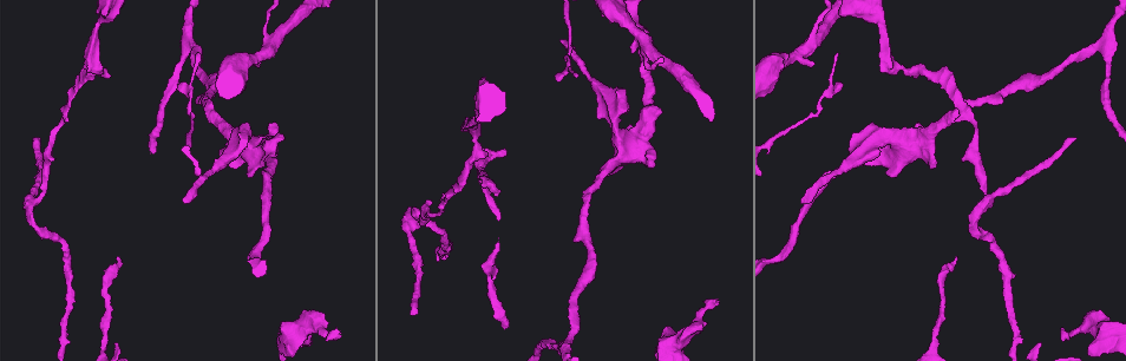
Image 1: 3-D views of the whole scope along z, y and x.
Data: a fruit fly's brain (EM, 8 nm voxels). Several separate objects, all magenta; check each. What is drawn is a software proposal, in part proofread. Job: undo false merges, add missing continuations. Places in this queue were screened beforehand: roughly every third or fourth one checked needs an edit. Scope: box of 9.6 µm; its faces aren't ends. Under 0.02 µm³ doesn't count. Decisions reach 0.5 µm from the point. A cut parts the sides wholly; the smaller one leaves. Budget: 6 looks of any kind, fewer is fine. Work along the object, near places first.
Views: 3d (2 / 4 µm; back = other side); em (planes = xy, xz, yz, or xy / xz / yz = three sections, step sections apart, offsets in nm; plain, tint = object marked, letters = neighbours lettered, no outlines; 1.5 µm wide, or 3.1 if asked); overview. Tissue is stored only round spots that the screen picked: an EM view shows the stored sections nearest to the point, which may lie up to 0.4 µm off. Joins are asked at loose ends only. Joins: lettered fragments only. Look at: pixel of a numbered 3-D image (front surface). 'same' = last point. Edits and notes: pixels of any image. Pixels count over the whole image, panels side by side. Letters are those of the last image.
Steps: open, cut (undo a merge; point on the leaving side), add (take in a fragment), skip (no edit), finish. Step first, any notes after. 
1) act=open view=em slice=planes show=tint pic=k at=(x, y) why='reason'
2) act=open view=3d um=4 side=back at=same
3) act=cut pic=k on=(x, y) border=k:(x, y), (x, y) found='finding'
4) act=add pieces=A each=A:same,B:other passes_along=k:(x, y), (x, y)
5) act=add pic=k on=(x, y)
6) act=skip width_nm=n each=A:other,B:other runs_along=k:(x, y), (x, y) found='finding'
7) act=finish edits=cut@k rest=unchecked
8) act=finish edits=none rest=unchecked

act=open view=3d um=2 side=back pic=1 at=(184, 203)

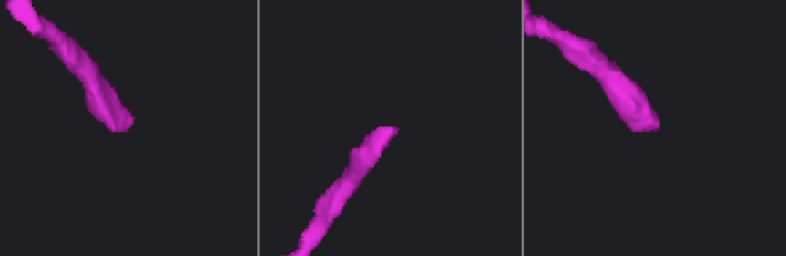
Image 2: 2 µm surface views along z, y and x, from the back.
act=open view=em slice=xz step=4 show=tint pic=2 at=(655, 125) why='need the tissue'

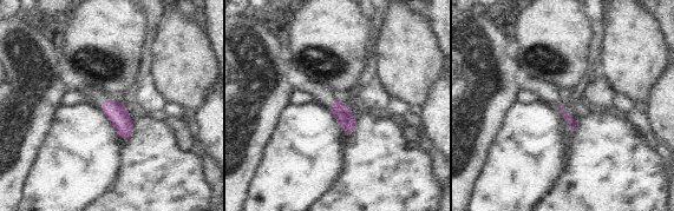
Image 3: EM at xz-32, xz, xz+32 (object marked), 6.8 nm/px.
act=open view=em slice=planes show=letters at=same

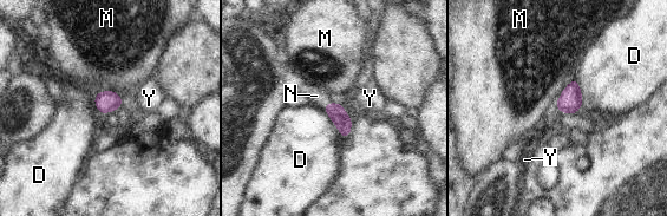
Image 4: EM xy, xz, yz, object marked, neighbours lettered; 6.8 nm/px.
act=add pieces=N longest_contact=M:260nm each=D:other,M:other,N:same,Y:other passes_along=4:(335, 111), (326, 104), (316, 96) found='the neuron continues'

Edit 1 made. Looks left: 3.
act=open view=em slice=xy step=8 show=tint pic=1 at=(902, 67) why='branch stops here'

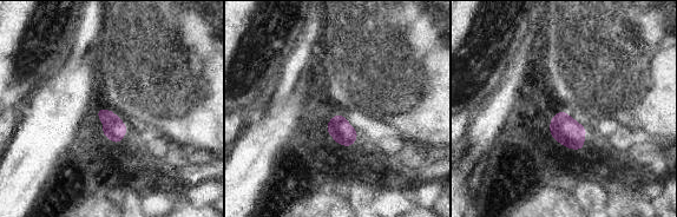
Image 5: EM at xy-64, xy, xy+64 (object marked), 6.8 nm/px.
act=open view=em slice=planes show=letters at=same

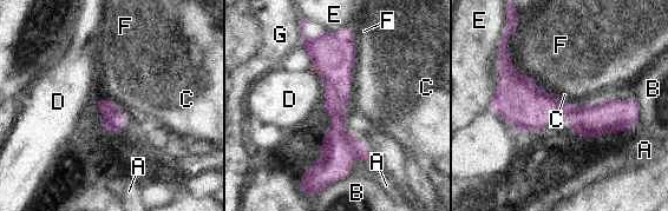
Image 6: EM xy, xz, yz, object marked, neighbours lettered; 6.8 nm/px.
act=skip longest_contact=C:700nm each=A:other,B:other,C:other,D:other,E:other,F:other,G:other found='none of them fits'

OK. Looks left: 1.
act=finish edits=add@4 rest=unchecked

